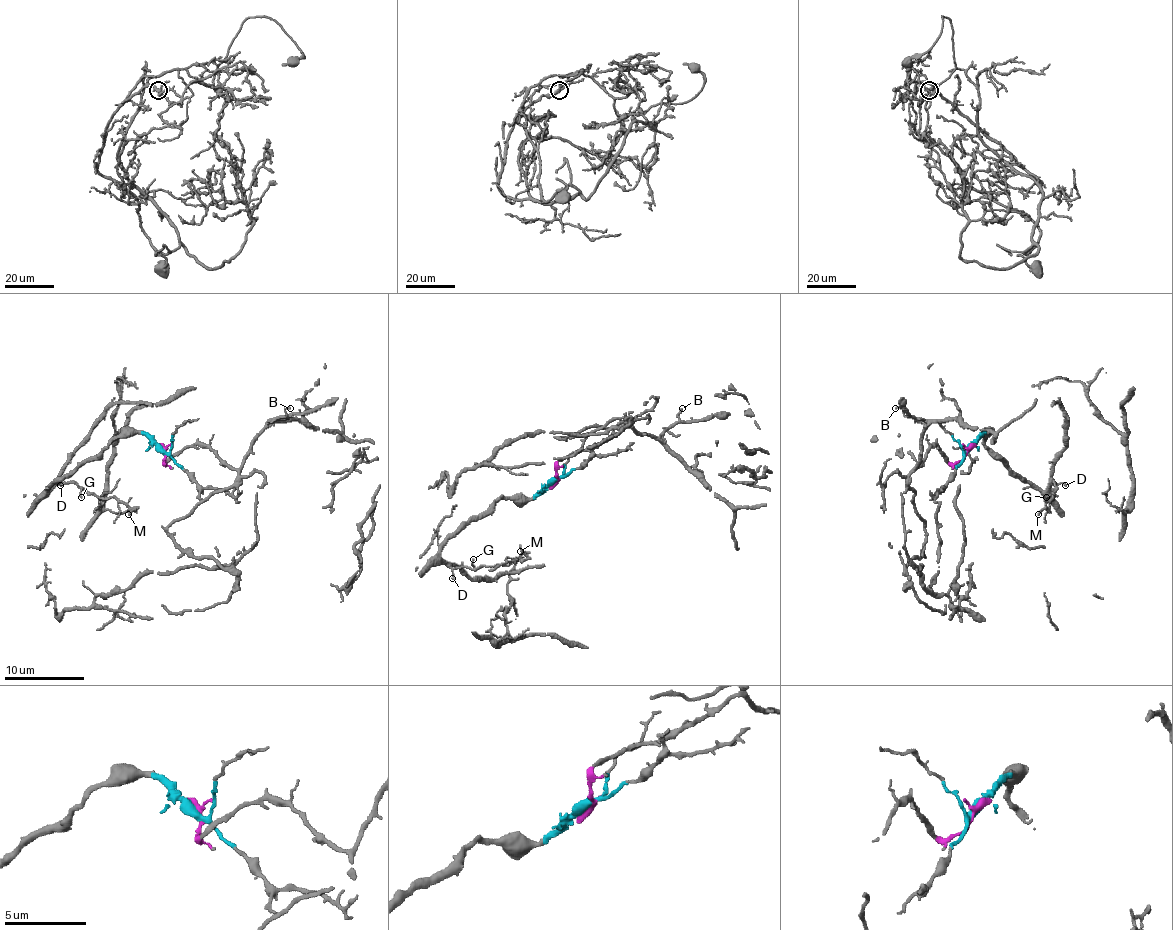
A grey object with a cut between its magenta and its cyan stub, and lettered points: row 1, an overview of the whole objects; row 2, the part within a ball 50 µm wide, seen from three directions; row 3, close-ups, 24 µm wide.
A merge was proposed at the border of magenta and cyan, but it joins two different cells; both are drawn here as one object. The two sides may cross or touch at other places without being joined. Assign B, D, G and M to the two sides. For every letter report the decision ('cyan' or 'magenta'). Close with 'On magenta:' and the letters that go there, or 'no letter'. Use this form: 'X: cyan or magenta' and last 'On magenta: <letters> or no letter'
B: magenta
D: cyan
G: cyan
M: cyan
On magenta: B

